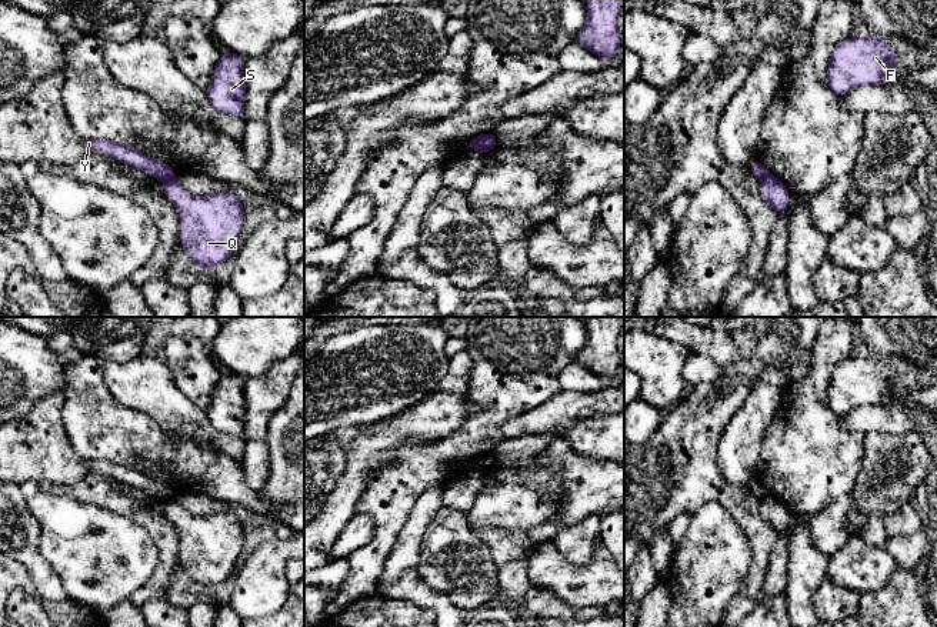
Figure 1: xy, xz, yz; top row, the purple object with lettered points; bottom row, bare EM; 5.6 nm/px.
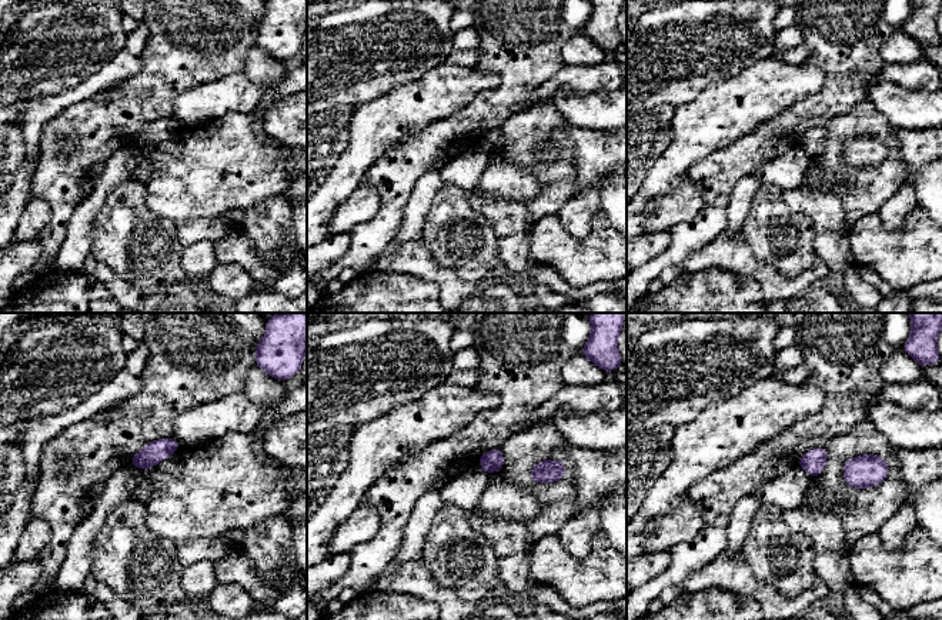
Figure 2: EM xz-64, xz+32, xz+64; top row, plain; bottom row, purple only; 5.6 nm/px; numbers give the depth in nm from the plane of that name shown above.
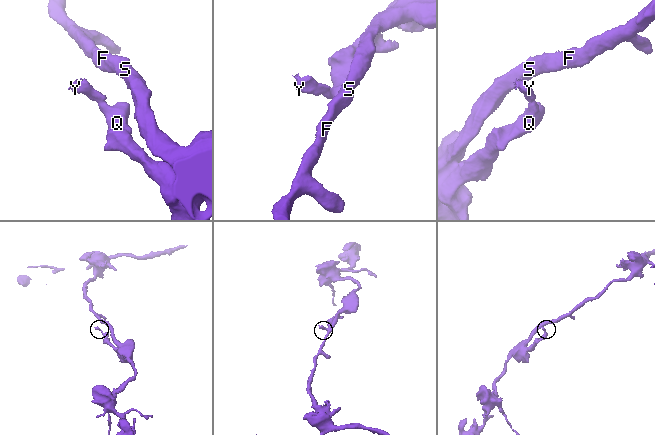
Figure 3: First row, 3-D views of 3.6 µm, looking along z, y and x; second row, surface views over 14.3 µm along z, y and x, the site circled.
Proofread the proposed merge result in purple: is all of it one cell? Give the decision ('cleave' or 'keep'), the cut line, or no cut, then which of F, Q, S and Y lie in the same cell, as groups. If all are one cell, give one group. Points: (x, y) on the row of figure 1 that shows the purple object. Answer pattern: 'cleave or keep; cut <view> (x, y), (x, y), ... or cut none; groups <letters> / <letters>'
cleave; cut xz (492, 133), (487, 133), (474, 149); groups F Q S / Y

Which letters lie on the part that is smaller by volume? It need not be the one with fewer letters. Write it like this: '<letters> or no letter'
Y

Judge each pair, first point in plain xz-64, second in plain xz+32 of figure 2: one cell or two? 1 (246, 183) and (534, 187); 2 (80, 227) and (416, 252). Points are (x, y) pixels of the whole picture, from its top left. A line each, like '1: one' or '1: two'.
1: one
2: two

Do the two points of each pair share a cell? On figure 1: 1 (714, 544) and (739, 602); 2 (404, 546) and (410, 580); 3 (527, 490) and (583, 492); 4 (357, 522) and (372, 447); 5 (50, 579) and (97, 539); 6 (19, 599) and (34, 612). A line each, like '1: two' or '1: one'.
1: two
2: two
3: one
4: two
5: two
6: one

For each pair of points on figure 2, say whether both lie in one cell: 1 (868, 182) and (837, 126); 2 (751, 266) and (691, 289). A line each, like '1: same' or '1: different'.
1: same
2: different

